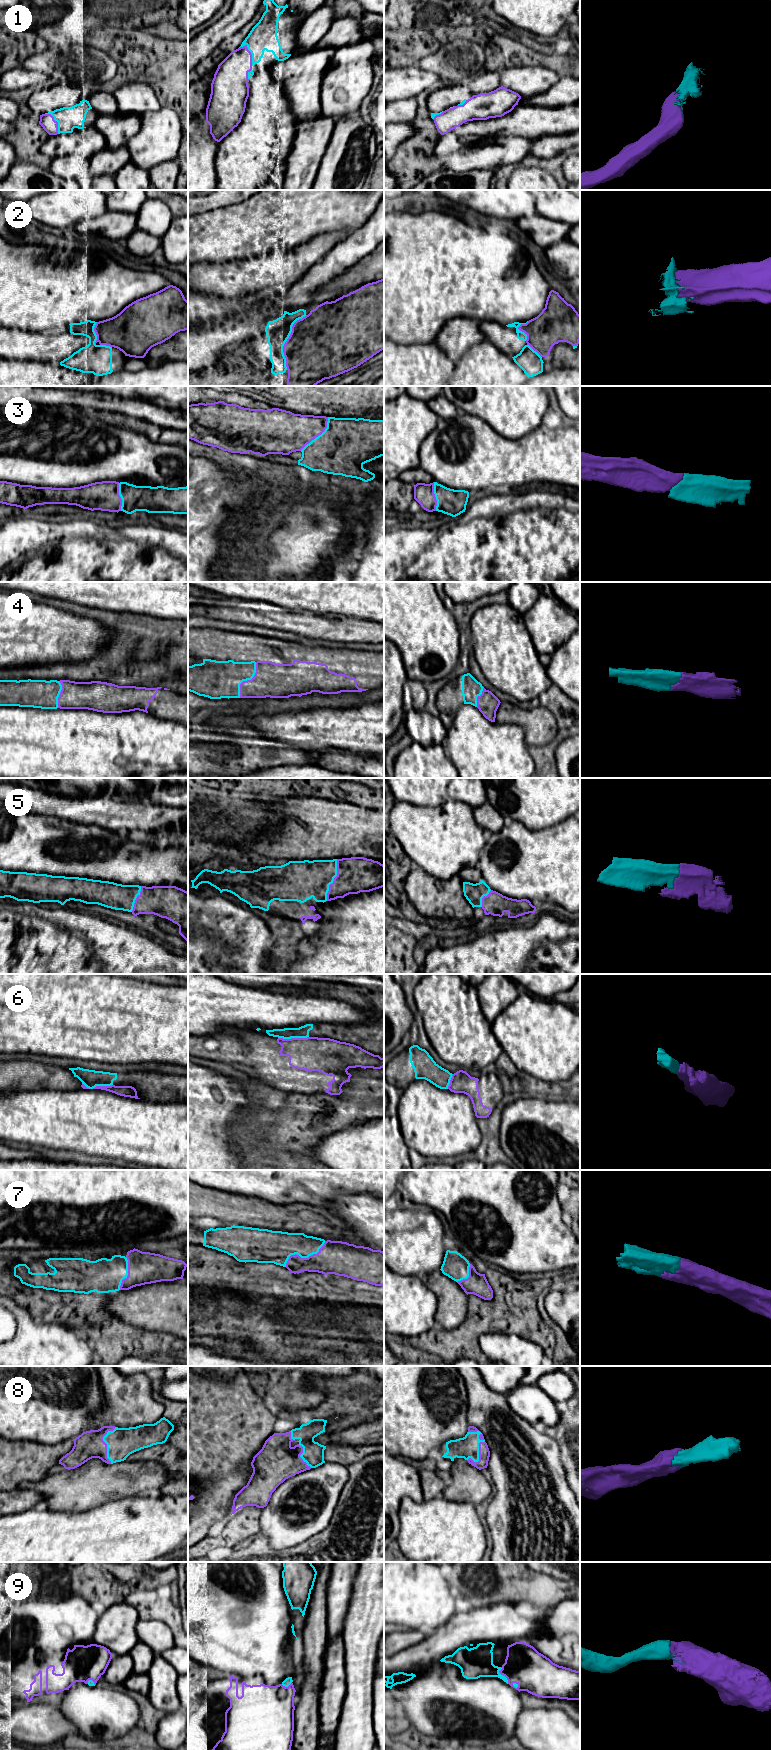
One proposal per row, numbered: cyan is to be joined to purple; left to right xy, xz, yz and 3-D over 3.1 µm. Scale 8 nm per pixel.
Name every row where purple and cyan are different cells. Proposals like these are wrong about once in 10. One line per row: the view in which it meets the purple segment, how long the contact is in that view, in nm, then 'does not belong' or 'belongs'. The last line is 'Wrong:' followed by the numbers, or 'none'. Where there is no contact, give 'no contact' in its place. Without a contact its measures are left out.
1: xz | 190 nm | belongs
2: xz | 460 nm | belongs
3: xz | 360 nm | belongs
4: xz | 320 nm | belongs
5: xz | 340 nm | belongs
6: xz | 240 nm | does not belong
7: xz | 380 nm | belongs
8: yz | 260 nm | belongs
9: yz | 150 nm | belongs
Wrong: 6

